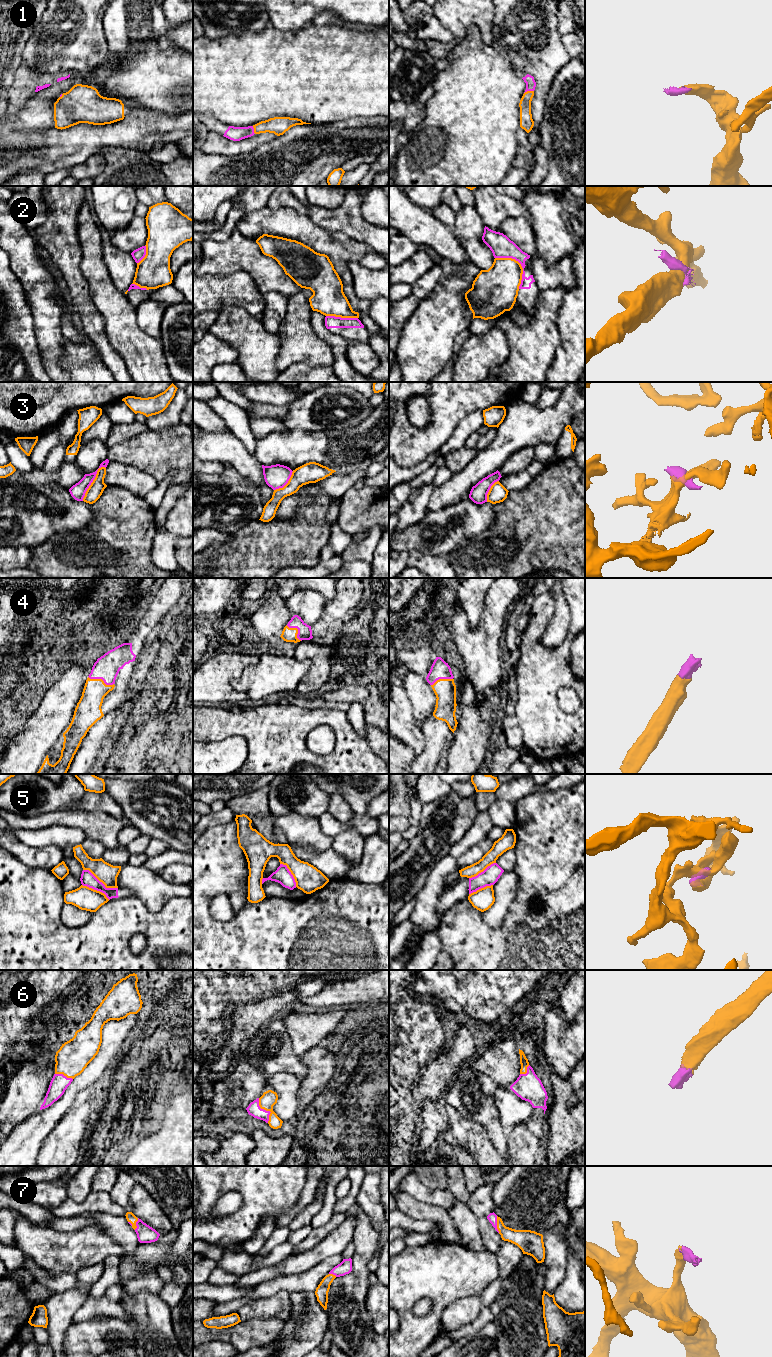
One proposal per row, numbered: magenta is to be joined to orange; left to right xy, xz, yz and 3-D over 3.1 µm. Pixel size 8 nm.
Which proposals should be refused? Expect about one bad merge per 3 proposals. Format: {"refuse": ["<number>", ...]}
{"refuse": ["2", "3", "5"]}

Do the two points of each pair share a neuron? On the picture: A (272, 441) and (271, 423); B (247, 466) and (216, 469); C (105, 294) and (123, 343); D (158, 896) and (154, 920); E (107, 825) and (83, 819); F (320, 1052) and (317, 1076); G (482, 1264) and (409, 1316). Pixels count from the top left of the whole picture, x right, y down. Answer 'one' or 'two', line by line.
A: two
B: two
C: one
D: two
E: one
F: one
G: one

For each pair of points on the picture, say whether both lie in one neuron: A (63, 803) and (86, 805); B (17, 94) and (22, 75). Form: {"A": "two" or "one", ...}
{"A": "two", "B": "one"}

